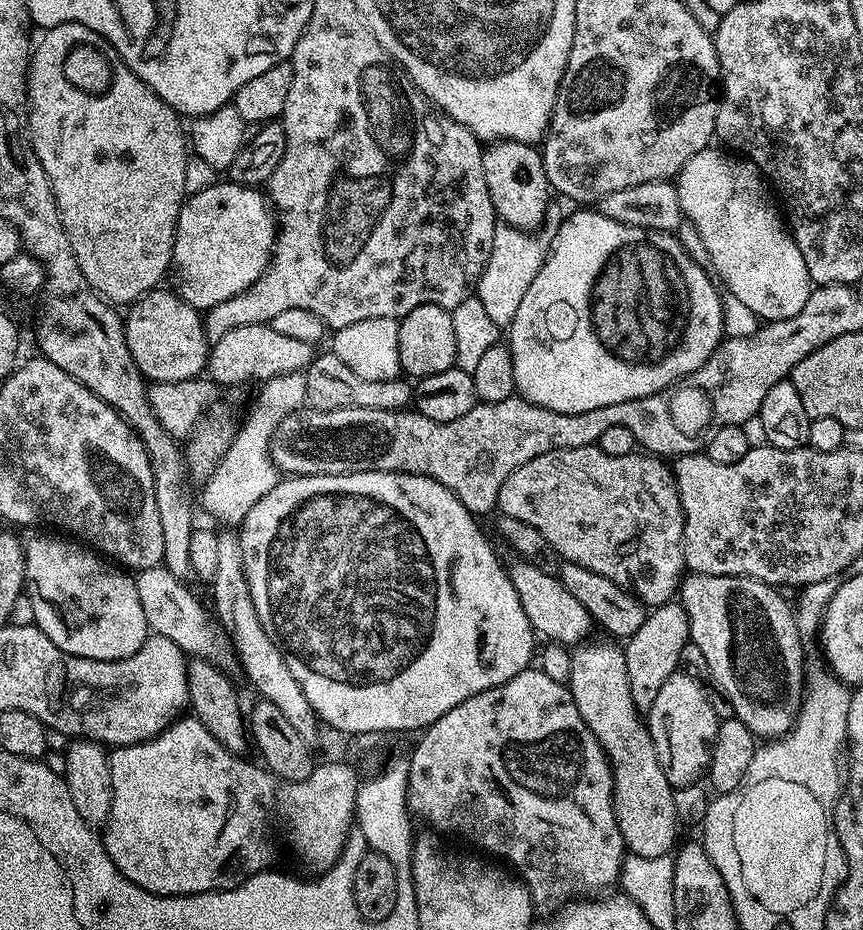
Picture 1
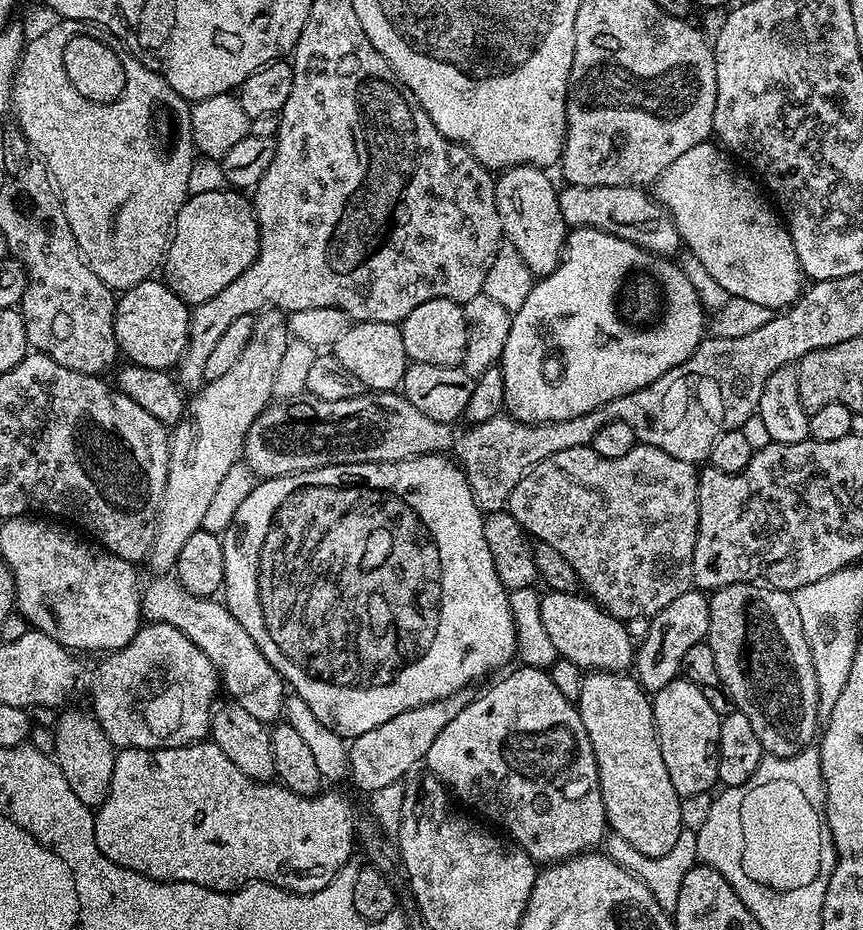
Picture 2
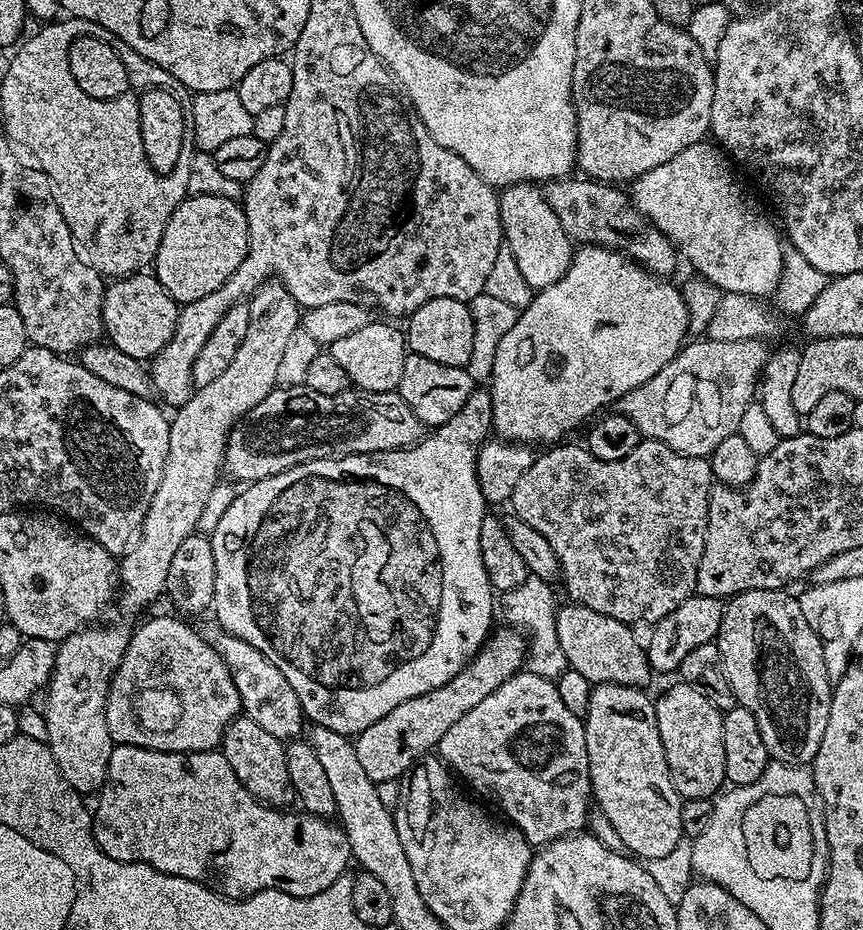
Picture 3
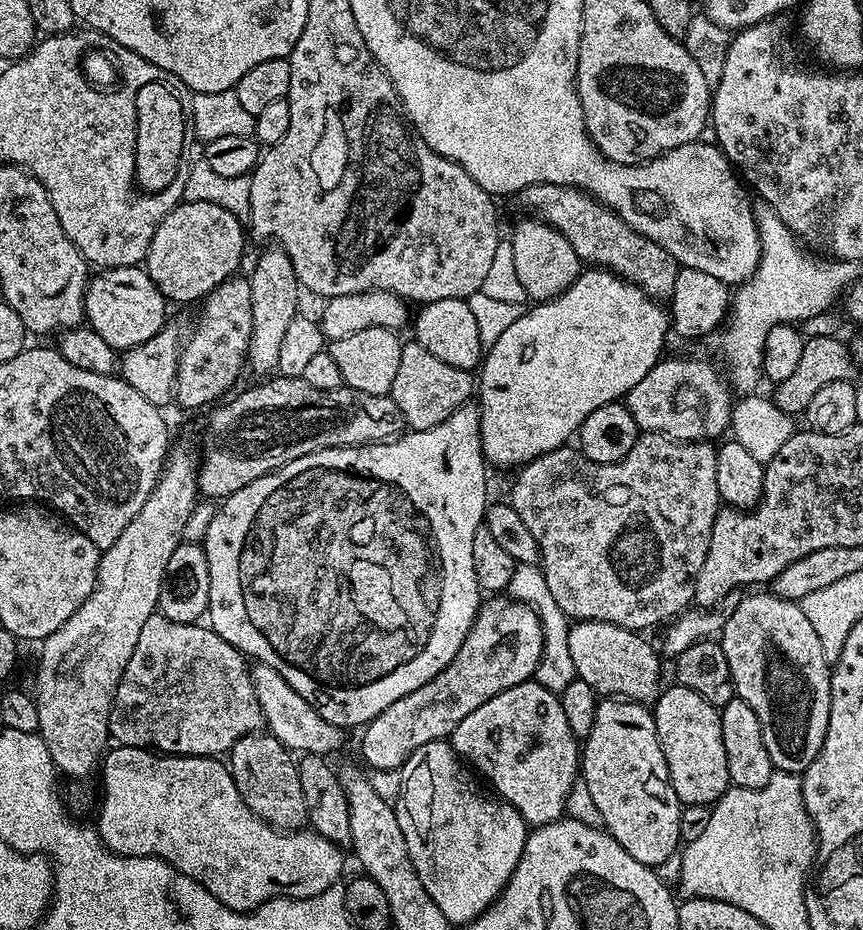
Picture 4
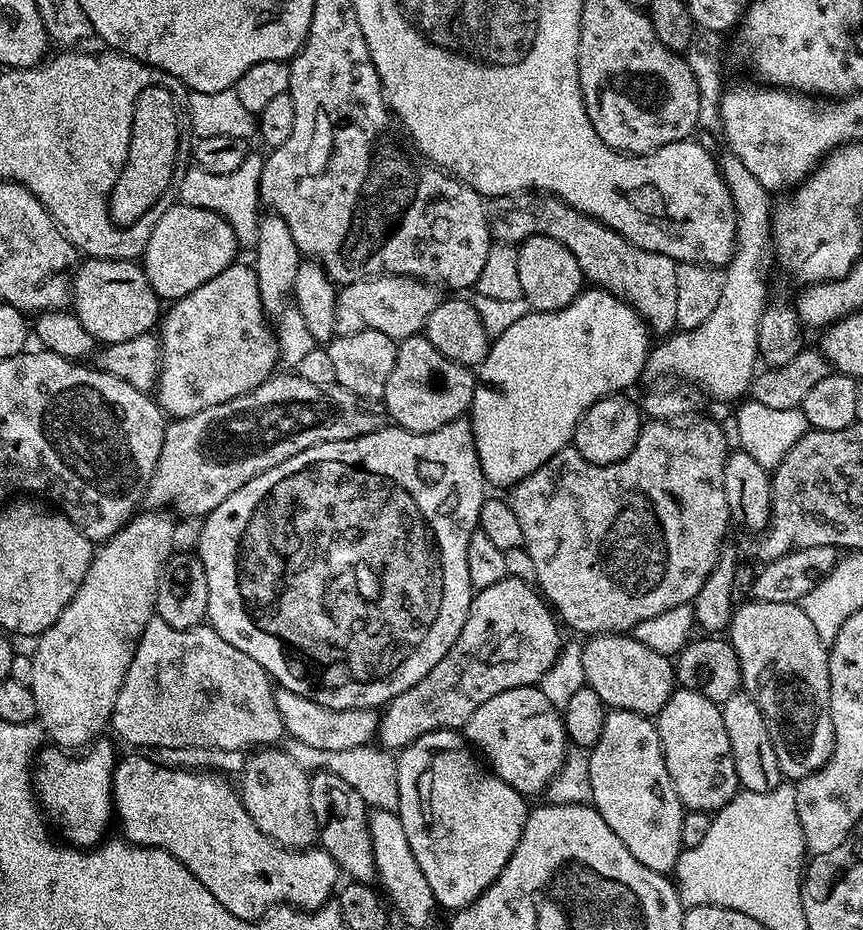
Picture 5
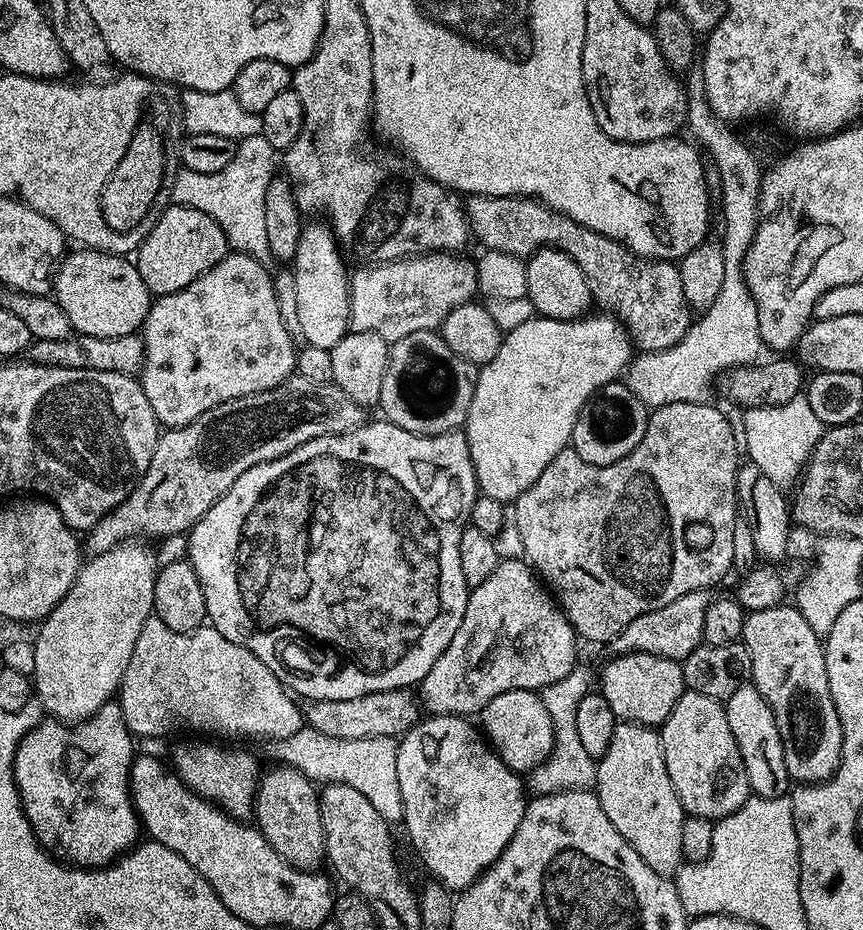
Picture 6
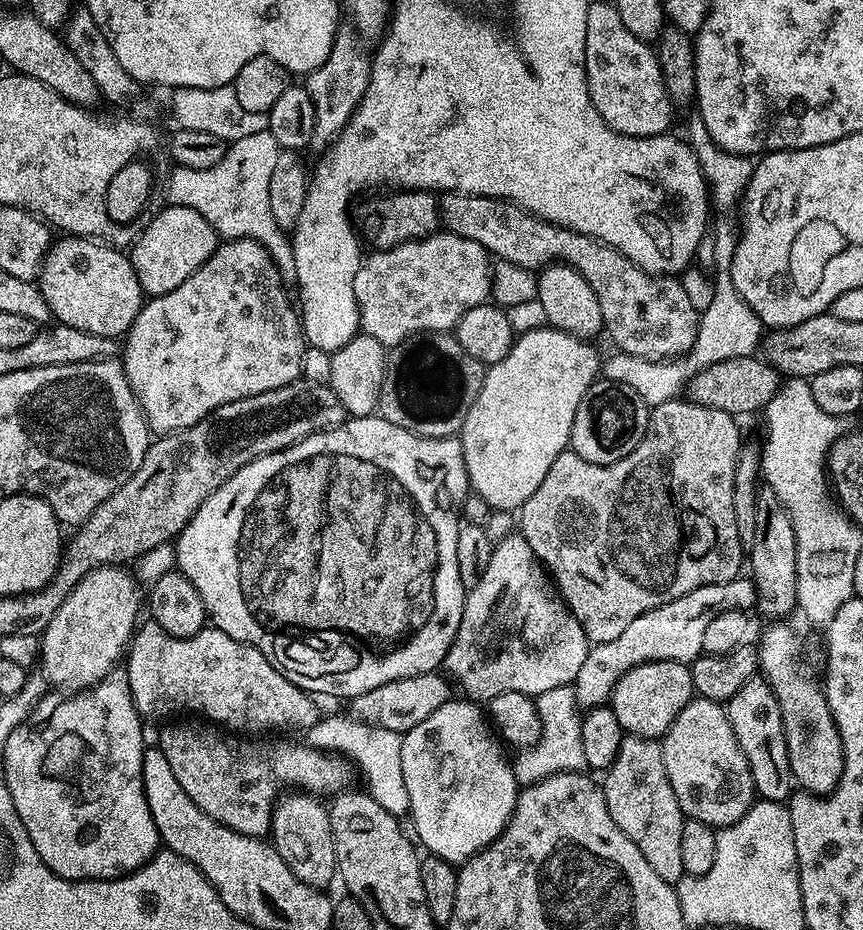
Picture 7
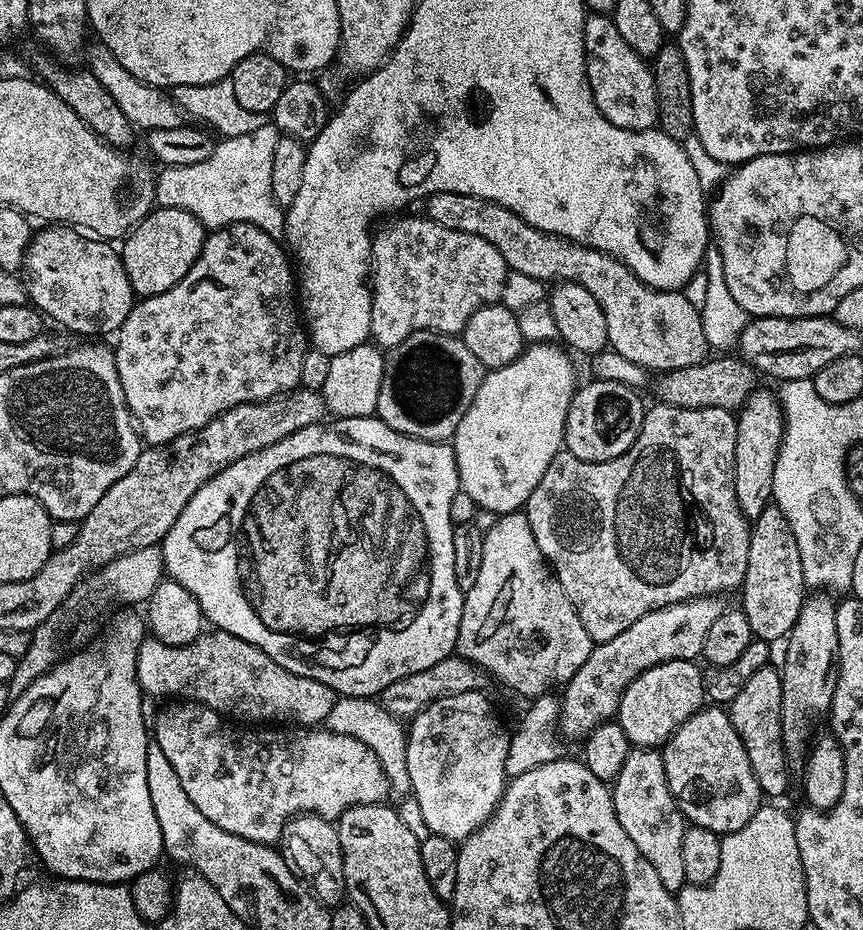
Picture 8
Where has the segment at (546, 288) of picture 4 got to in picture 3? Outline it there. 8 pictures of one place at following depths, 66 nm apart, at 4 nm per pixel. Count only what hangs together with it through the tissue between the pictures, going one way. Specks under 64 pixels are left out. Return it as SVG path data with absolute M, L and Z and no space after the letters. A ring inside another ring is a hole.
M535 183L512 184L499 193L500 225L504 228L503 243L514 254L514 262L518 262L518 270L522 278L533 290L546 286L554 286L558 278L566 274L572 265L574 241L562 230L562 222L558 222L558 214L550 210L550 202L546 202L543 191Z

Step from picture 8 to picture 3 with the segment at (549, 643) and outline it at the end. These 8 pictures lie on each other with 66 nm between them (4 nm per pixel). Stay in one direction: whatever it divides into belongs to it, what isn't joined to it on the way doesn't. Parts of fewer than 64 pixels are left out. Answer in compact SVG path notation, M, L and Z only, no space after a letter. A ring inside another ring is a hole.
M503 627L489 632L484 645L475 652L462 671L450 678L450 682L394 706L386 718L378 718L374 726L366 726L366 730L355 737L358 762L362 762L366 774L370 774L377 786L388 781L399 781L421 756L429 755L439 745L442 734L446 734L446 730L450 730L458 718L474 710L482 698L494 694L502 682L524 668L526 641L523 635L515 627Z

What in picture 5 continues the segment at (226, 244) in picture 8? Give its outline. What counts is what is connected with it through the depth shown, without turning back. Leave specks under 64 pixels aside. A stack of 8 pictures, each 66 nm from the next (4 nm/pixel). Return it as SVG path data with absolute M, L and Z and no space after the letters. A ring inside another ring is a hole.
M233 262L229 268L222 270L222 274L214 274L210 282L202 282L198 290L183 296L181 300L173 300L167 305L162 319L158 324L158 335L160 337L160 377L156 380L154 389L154 399L160 405L160 411L172 418L198 414L198 410L210 410L210 406L218 406L222 402L230 402L250 390L254 390L262 382L266 382L269 376L277 371L280 351L276 345L276 334L269 317L266 315L262 306L262 298L258 294L258 278L256 277L255 267L248 268L241 262Z

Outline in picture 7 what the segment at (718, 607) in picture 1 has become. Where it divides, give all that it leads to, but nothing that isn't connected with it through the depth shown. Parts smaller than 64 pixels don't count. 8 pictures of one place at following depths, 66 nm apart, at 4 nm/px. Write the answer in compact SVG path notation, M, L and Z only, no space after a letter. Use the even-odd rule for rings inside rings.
M772 622L768 629L758 639L758 651L760 654L760 672L768 685L772 687L772 693L780 702L780 717L784 727L784 745L788 751L788 771L791 779L800 783L799 787L817 798L825 798L831 795L842 784L844 778L844 747L840 731L836 725L836 719L831 714L831 708L825 696L825 685L821 677L816 677L814 669L808 665L804 657L804 644L800 636L788 625L788 622Z

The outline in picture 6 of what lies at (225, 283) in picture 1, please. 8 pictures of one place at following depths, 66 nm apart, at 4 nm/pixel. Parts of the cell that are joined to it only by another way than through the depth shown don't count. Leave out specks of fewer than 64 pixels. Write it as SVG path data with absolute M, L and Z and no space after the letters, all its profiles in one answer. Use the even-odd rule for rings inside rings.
M181 204L169 206L156 216L154 230L134 253L134 263L142 282L153 297L169 296L194 282L210 270L230 251L225 225L214 222L210 214Z

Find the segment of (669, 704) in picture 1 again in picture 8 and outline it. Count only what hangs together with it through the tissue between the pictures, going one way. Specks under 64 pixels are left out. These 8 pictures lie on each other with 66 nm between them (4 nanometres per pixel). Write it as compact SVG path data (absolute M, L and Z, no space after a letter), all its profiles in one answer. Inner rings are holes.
M720 706L699 708L670 739L662 745L666 782L670 786L670 794L676 799L685 821L689 825L697 824L706 830L714 830L727 834L734 830L742 830L750 818L762 806L762 793L758 786L758 778L754 778L754 770L750 770L750 758L746 758L746 746L742 746L742 738L738 738L738 730L734 730L732 719Z

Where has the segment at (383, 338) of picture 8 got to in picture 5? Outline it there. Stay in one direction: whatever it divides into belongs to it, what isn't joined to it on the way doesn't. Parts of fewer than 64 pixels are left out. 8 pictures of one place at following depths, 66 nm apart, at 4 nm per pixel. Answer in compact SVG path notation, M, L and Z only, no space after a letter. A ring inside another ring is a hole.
M374 276L359 280L353 284L343 285L336 294L336 336L358 334L362 330L378 330L397 342L408 336L414 336L424 331L424 324L434 314L440 304L441 293L426 280L418 280L415 276Z

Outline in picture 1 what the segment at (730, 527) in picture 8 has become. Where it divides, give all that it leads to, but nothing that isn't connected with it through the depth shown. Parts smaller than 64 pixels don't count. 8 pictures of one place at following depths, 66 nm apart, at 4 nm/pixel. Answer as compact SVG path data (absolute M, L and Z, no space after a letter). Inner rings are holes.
M582 446L574 450L550 450L546 454L538 454L538 458L526 462L526 466L518 466L518 470L514 470L514 474L510 474L510 478L506 478L506 482L500 491L498 508L503 515L510 518L519 518L522 522L534 526L534 530L538 530L538 534L542 534L545 545L549 549L553 548L560 555L559 559L561 561L569 560L586 570L594 570L594 574L600 574L602 578L608 578L610 582L614 582L624 592L639 600L642 605L649 609L659 608L660 605L669 603L677 595L686 575L686 565L684 563L684 506L680 501L679 487L676 485L676 473L669 465L667 468L664 464L667 463L661 457L645 454L640 450L621 456L606 454L598 446Z

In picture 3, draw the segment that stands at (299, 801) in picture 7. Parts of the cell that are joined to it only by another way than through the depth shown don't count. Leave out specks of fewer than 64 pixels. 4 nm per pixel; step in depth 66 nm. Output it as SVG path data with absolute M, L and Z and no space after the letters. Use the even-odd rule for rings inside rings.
M243 714L228 723L222 741L224 757L226 762L230 762L230 770L238 774L238 782L242 782L242 786L246 786L256 800L273 806L288 806L294 800L290 770L286 770L285 747L285 741L274 738L274 734L262 730L258 722Z

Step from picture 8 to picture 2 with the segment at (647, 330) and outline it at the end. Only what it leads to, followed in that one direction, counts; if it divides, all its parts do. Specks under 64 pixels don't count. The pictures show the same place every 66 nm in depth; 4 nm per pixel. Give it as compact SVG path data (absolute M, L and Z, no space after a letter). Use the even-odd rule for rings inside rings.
M565 183L563 187L558 192L558 206L564 223L572 228L597 228L626 242L634 242L647 252L676 254L681 251L682 241L676 223L651 191L640 186L574 186Z

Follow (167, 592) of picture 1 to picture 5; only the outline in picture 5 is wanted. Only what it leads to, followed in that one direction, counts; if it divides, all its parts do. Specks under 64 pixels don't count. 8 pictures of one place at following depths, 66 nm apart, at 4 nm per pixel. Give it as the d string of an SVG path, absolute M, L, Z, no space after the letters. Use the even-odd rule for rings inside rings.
M276 688L276 705L278 714L282 714L284 731L289 737L298 742L306 743L307 746L314 746L315 749L328 751L352 751L356 747L371 745L377 739L380 731L381 713L374 708L351 708L350 710L330 710L302 694L294 694L294 690Z

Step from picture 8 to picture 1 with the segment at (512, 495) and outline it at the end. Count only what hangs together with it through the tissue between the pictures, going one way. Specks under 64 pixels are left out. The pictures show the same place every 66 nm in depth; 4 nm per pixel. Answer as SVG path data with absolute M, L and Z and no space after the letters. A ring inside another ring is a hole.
M598 210L576 212L573 216L566 217L552 240L552 253L549 251L545 255L544 265L538 270L538 278L530 282L530 290L526 290L522 303L518 305L518 314L514 314L510 325L516 392L529 404L536 404L540 408L566 414L582 414L586 410L598 410L598 406L630 402L634 398L644 398L662 388L668 388L681 376L688 376L704 364L725 335L719 293L708 277L710 276L684 253L675 235L632 228L629 224L620 224L614 218L604 216Z

